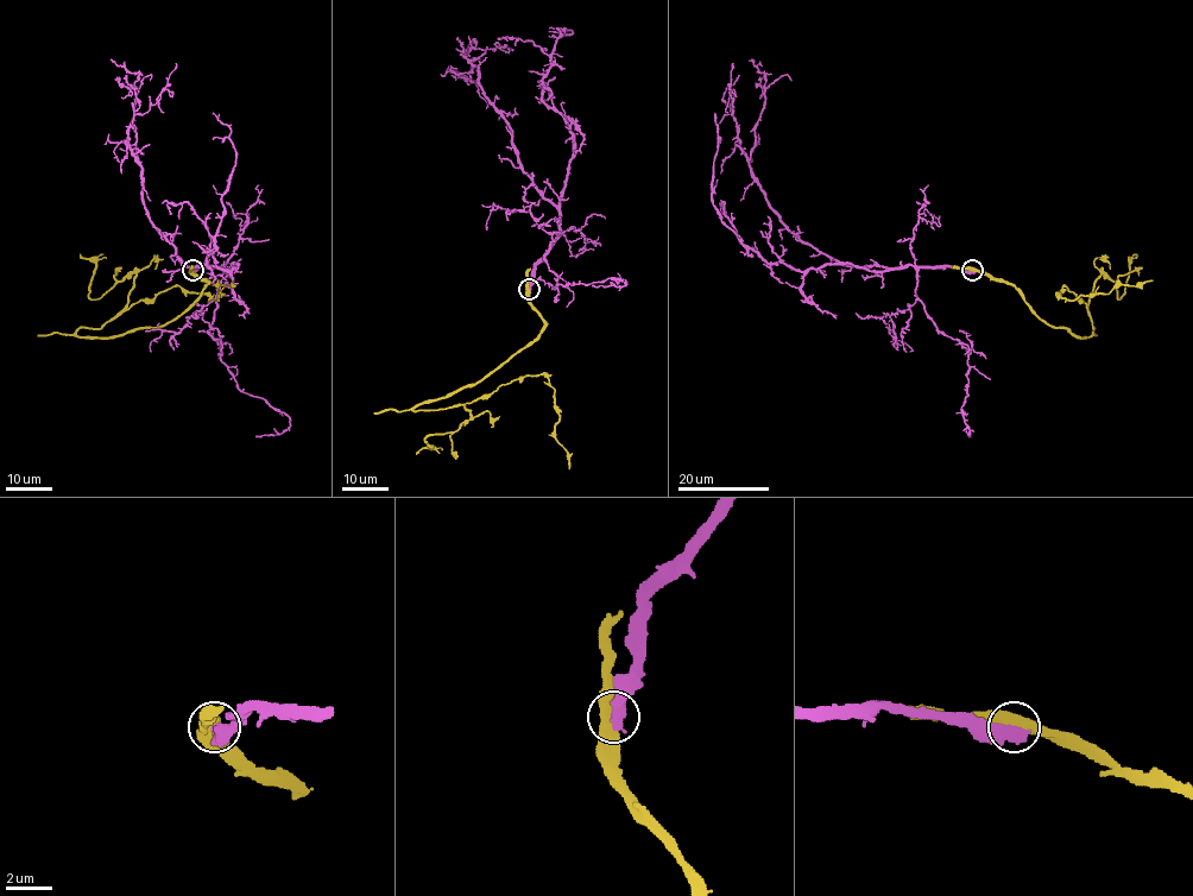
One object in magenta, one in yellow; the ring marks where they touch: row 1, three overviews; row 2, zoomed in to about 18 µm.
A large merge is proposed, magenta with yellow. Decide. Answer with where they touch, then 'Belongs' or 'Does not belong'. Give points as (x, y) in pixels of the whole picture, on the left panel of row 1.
Place: (193, 270). Does not belong

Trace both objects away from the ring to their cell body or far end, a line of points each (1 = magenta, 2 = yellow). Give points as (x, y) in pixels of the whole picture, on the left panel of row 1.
1: (193, 270), (223, 266), (184, 265), (150, 221), (133, 122), (138, 75), (111, 58)
2: (191, 270), (207, 285), (180, 315), (121, 335), (76, 334), (174, 286), (219, 300), (219, 285), (233, 281)

